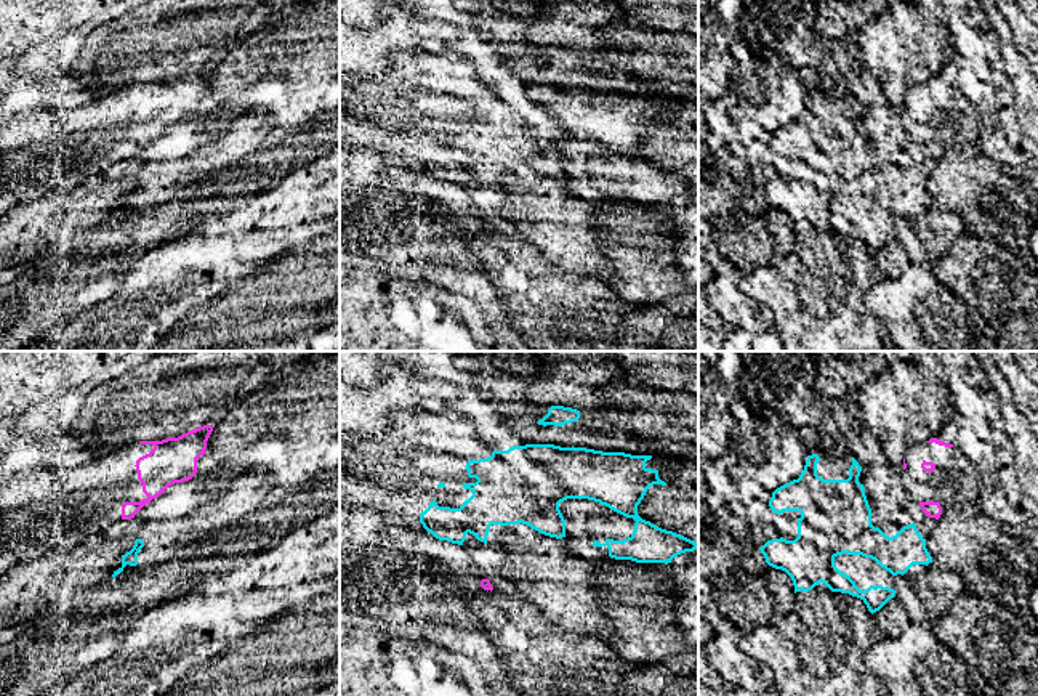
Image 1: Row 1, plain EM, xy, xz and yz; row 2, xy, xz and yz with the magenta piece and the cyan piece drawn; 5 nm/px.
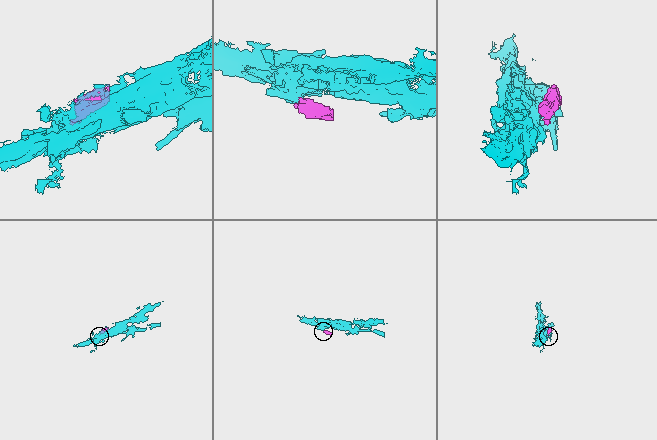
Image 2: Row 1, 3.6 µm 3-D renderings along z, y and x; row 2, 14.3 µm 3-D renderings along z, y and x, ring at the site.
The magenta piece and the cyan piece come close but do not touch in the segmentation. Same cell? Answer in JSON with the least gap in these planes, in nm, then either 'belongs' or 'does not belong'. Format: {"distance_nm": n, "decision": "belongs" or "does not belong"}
{"distance_nm": 70, "decision": "does not belong"}

